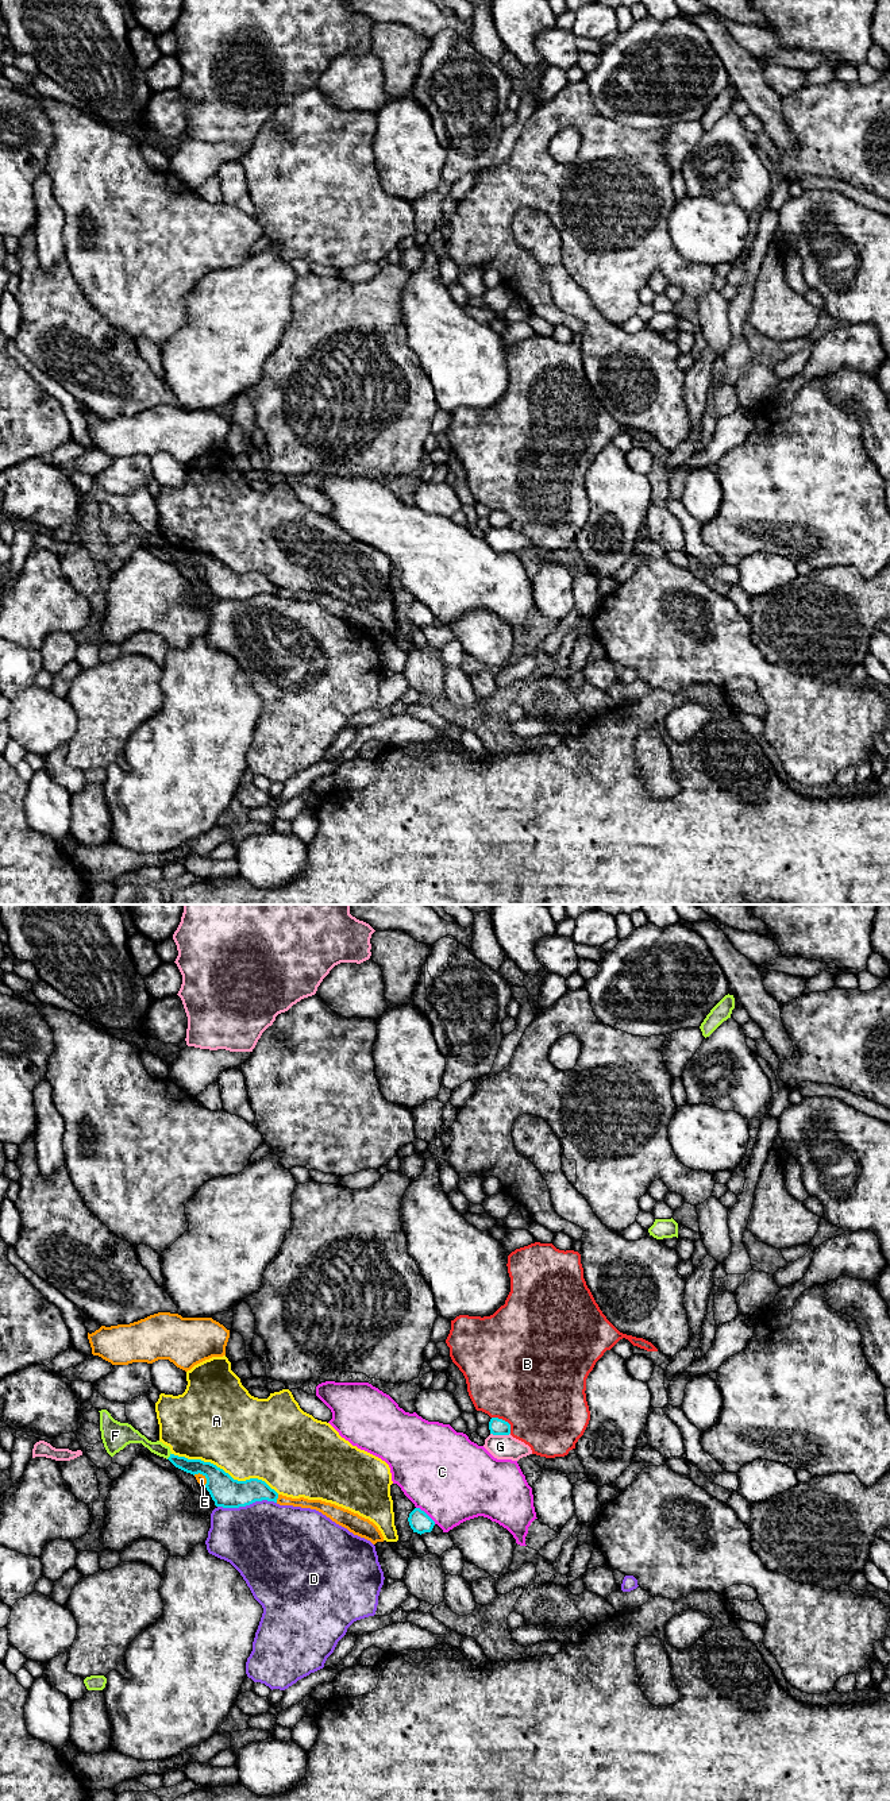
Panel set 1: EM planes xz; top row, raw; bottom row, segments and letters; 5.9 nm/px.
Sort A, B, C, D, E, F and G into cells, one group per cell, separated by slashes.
A / B / C / D / E / F / G

